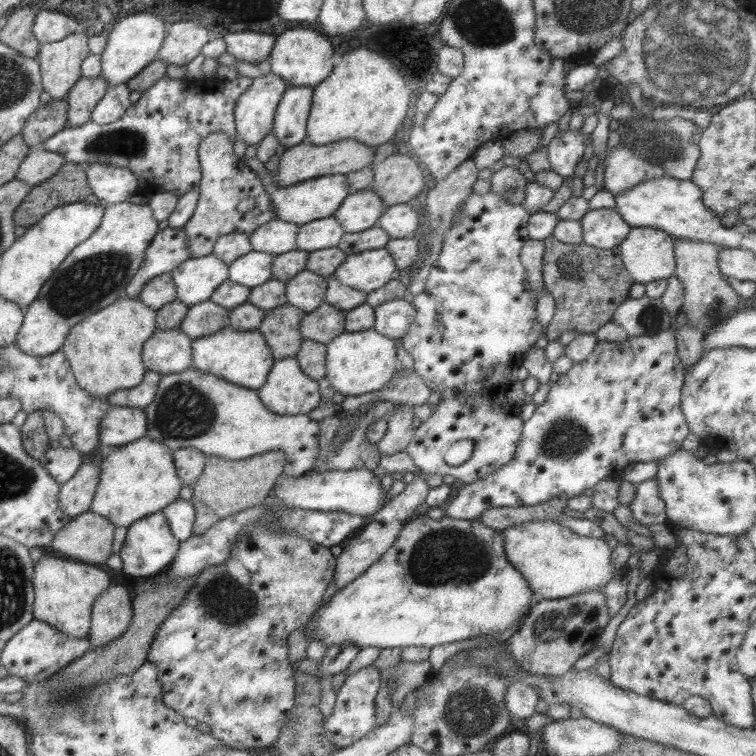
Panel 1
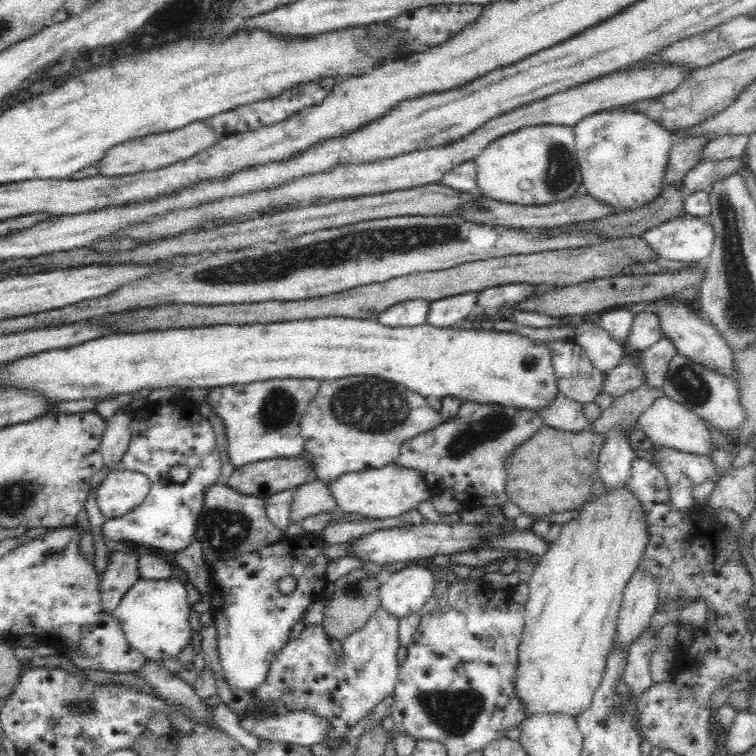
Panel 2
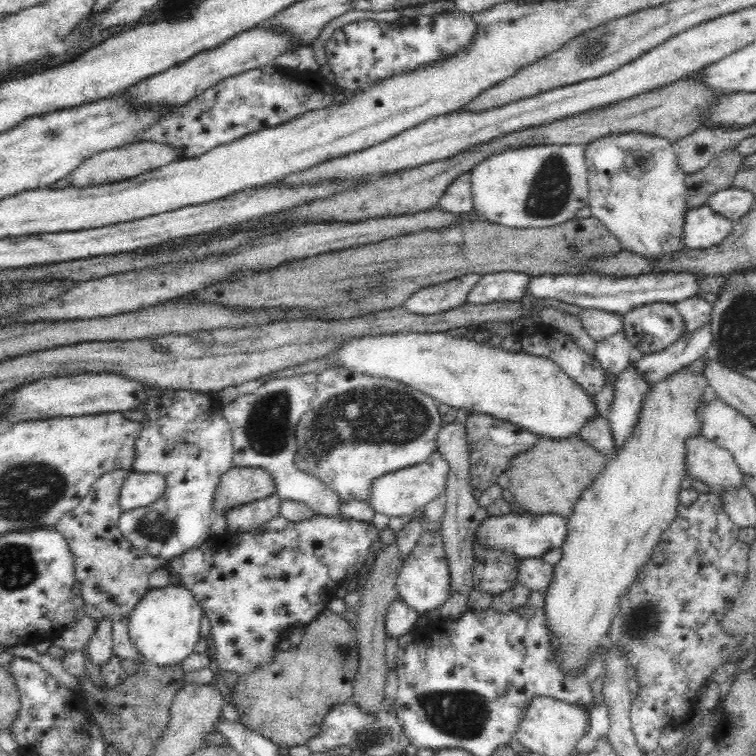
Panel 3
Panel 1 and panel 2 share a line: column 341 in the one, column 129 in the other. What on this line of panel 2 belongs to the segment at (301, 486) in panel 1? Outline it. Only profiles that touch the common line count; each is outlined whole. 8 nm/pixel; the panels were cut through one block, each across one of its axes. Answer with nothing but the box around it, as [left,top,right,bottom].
[95,469,150,518]

